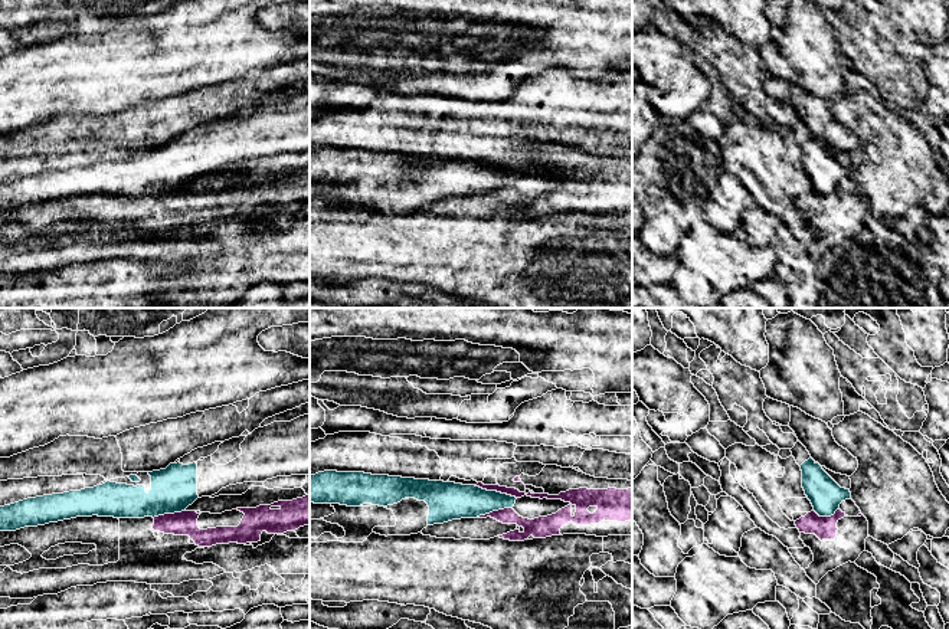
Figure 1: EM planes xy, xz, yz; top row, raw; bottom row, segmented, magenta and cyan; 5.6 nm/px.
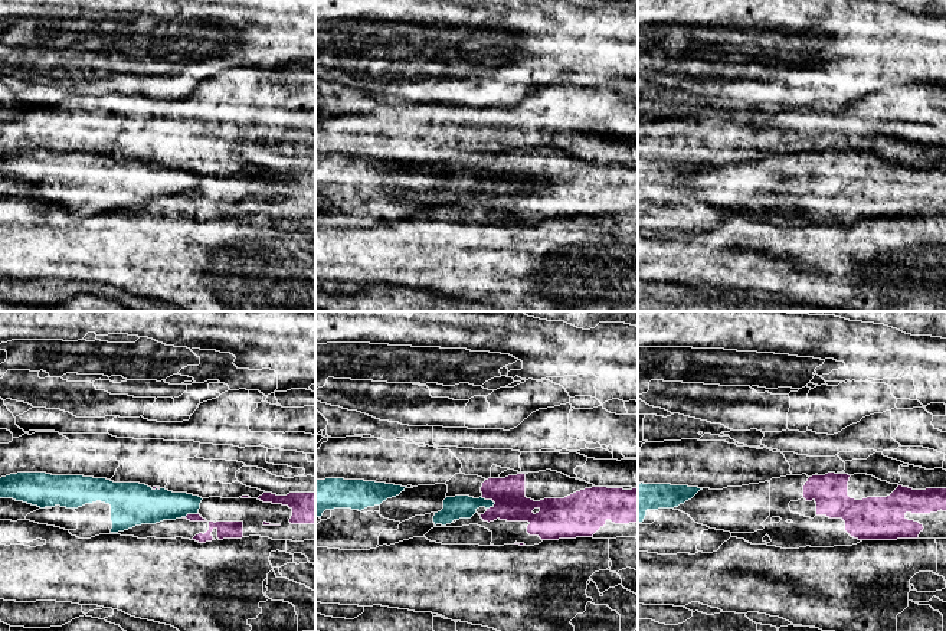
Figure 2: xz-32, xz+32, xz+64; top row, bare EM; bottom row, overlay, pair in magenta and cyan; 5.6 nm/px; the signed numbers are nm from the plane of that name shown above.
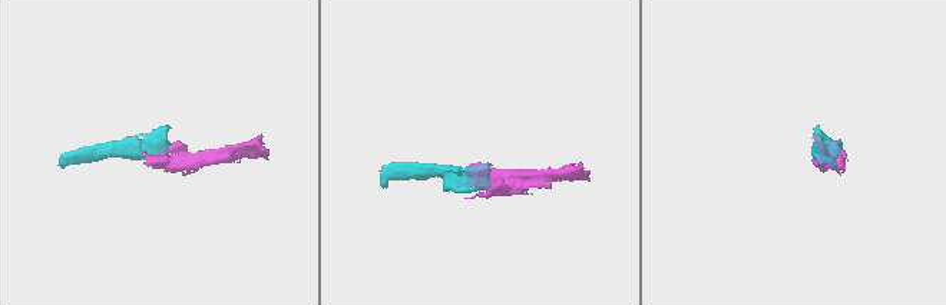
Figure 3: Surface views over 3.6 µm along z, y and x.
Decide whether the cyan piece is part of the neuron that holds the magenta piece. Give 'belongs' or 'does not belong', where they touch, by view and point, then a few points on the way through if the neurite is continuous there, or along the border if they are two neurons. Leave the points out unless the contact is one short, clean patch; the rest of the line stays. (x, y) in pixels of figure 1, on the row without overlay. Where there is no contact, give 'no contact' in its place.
does not belong; meets magenta in xz at (496, 167); border along xz (474, 163), (483, 167), (506, 170), (516, 176)

